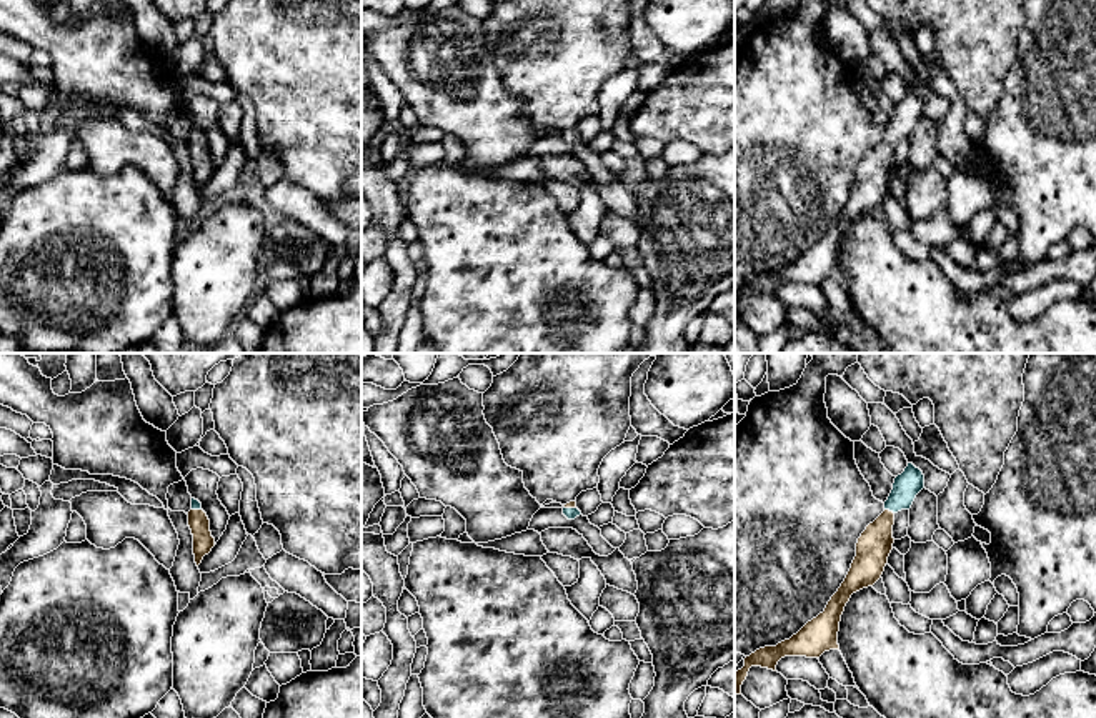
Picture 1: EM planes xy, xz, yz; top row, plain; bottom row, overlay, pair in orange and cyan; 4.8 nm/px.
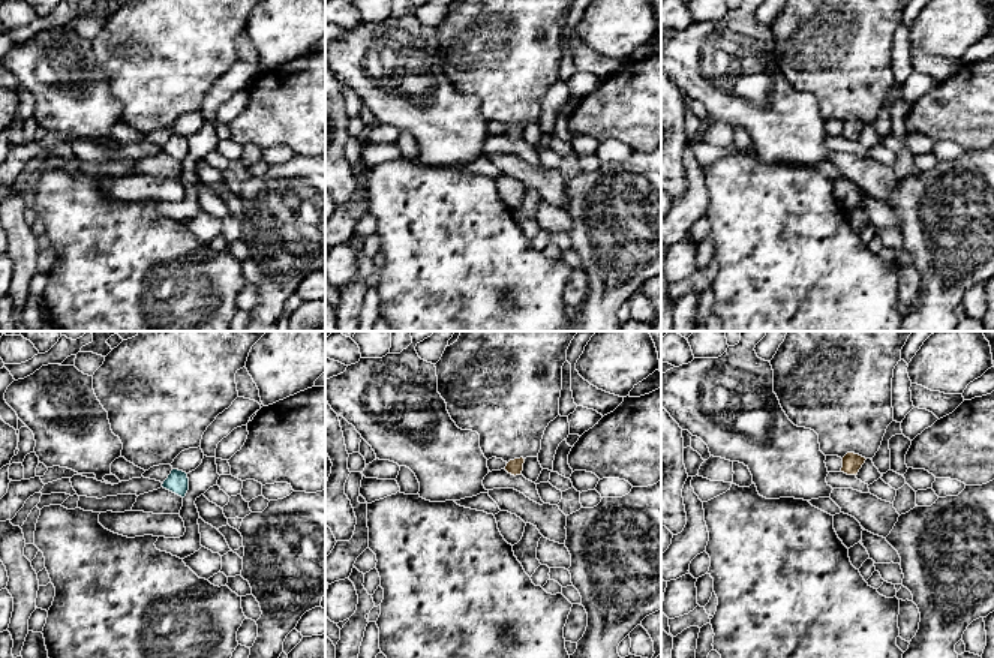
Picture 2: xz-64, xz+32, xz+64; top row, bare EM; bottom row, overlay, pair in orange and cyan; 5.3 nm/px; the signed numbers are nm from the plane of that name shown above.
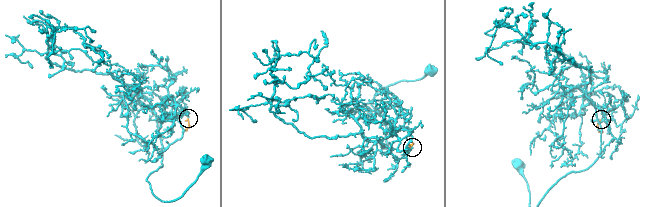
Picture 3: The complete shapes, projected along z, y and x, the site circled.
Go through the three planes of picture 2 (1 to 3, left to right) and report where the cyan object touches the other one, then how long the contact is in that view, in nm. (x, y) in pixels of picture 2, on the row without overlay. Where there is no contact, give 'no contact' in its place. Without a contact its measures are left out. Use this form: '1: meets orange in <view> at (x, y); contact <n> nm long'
1: no contact
2: no contact
3: no contact

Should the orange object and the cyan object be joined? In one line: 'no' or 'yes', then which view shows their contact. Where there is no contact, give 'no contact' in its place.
yes; meets orange in yz

